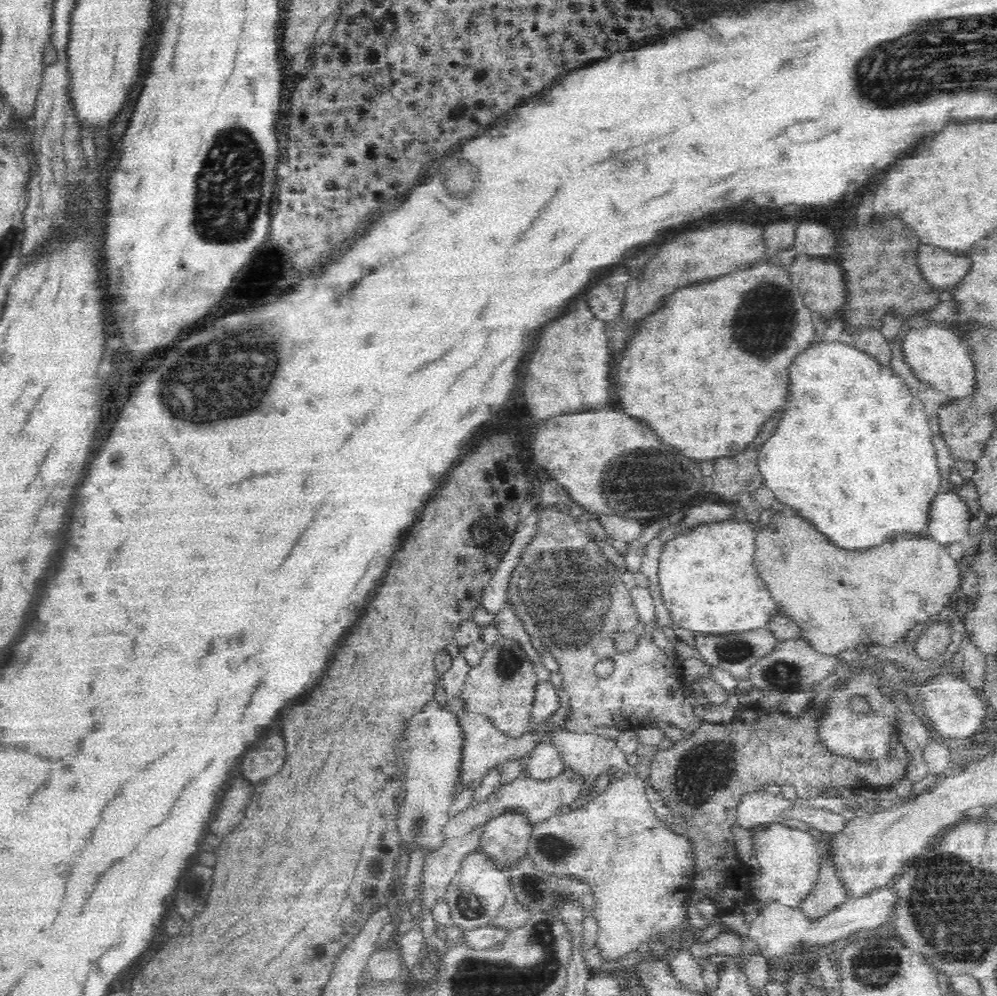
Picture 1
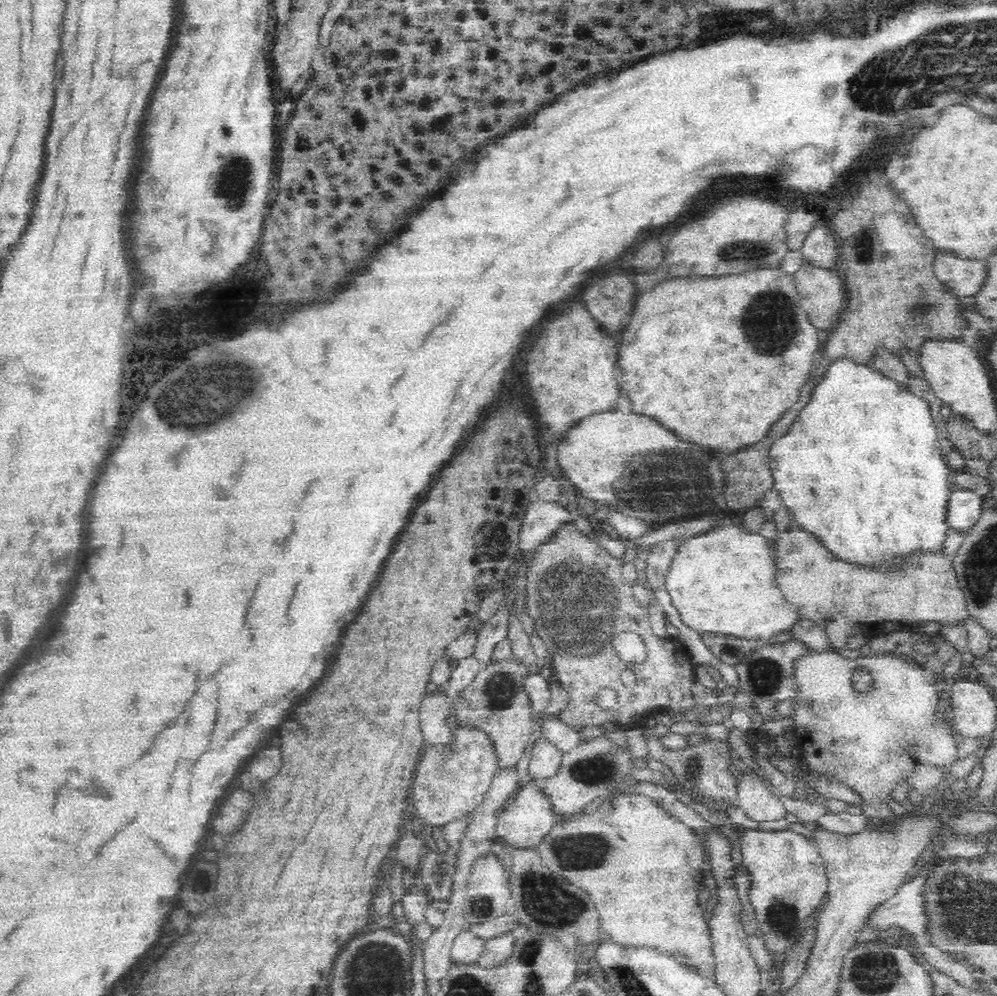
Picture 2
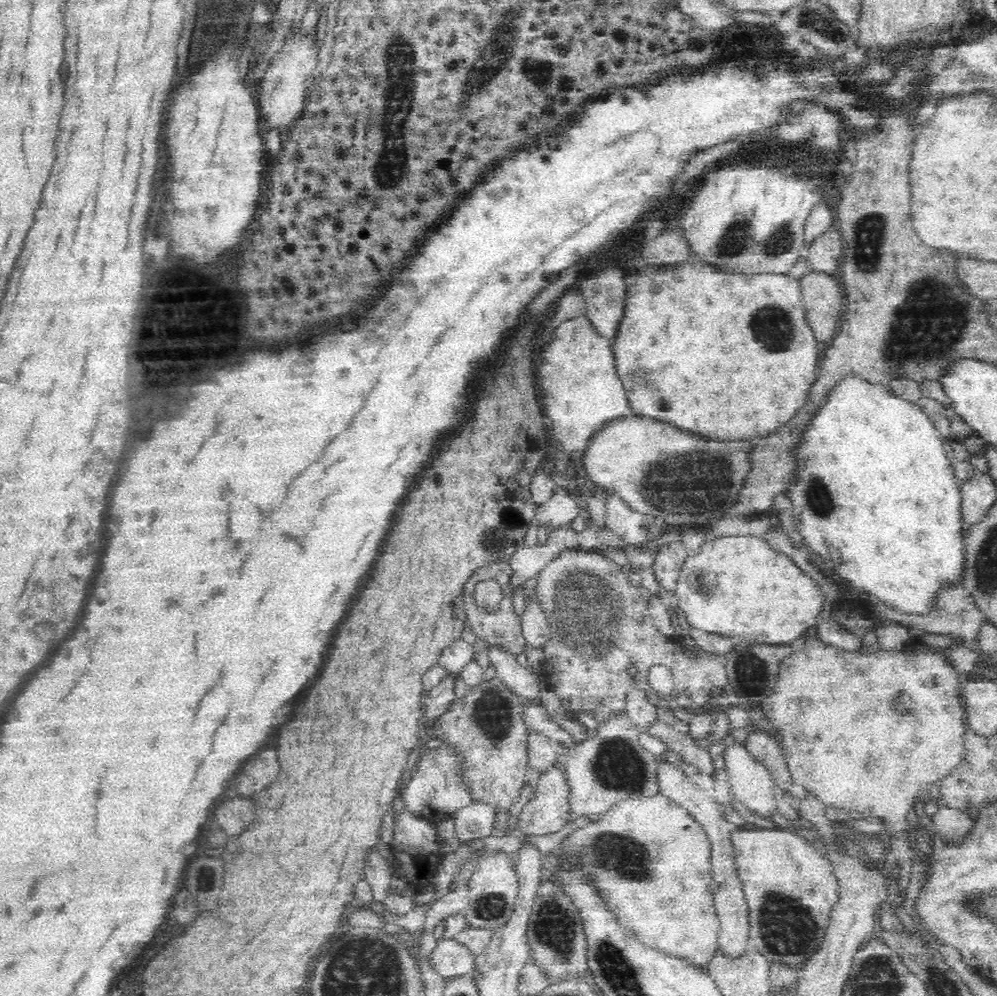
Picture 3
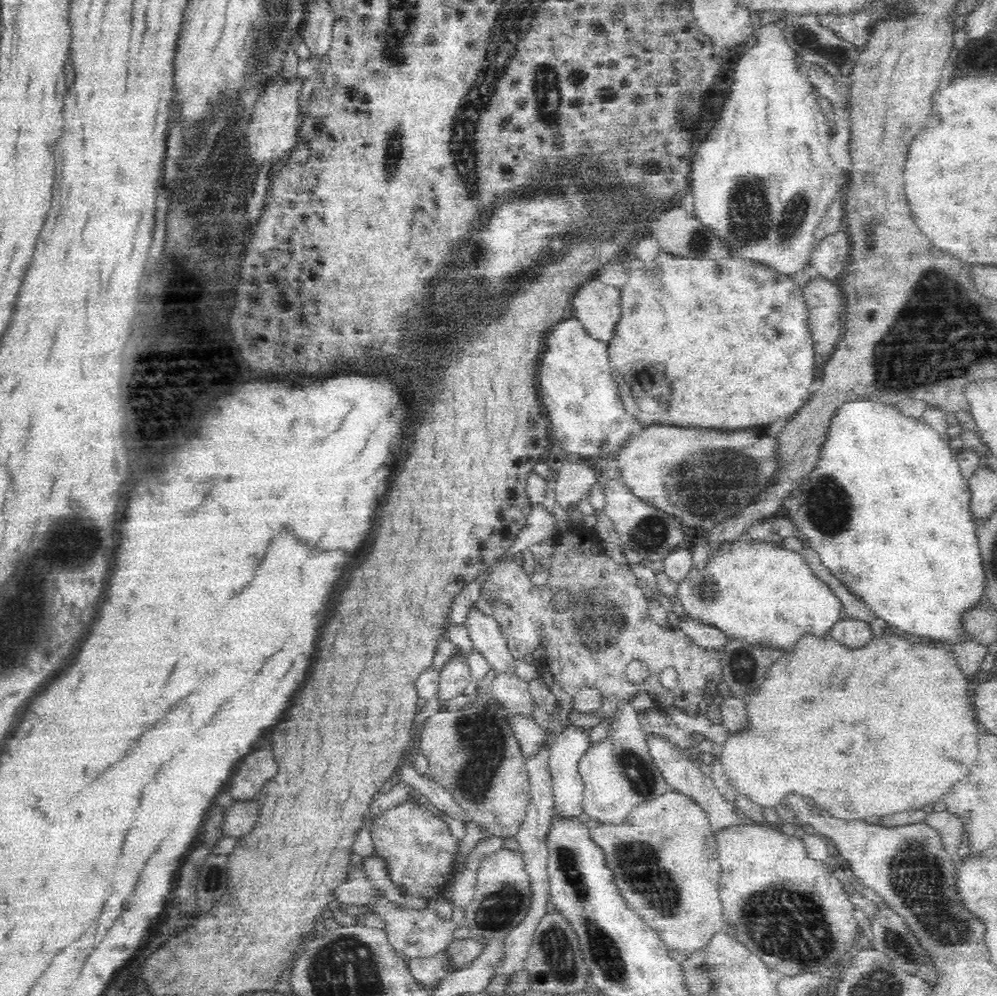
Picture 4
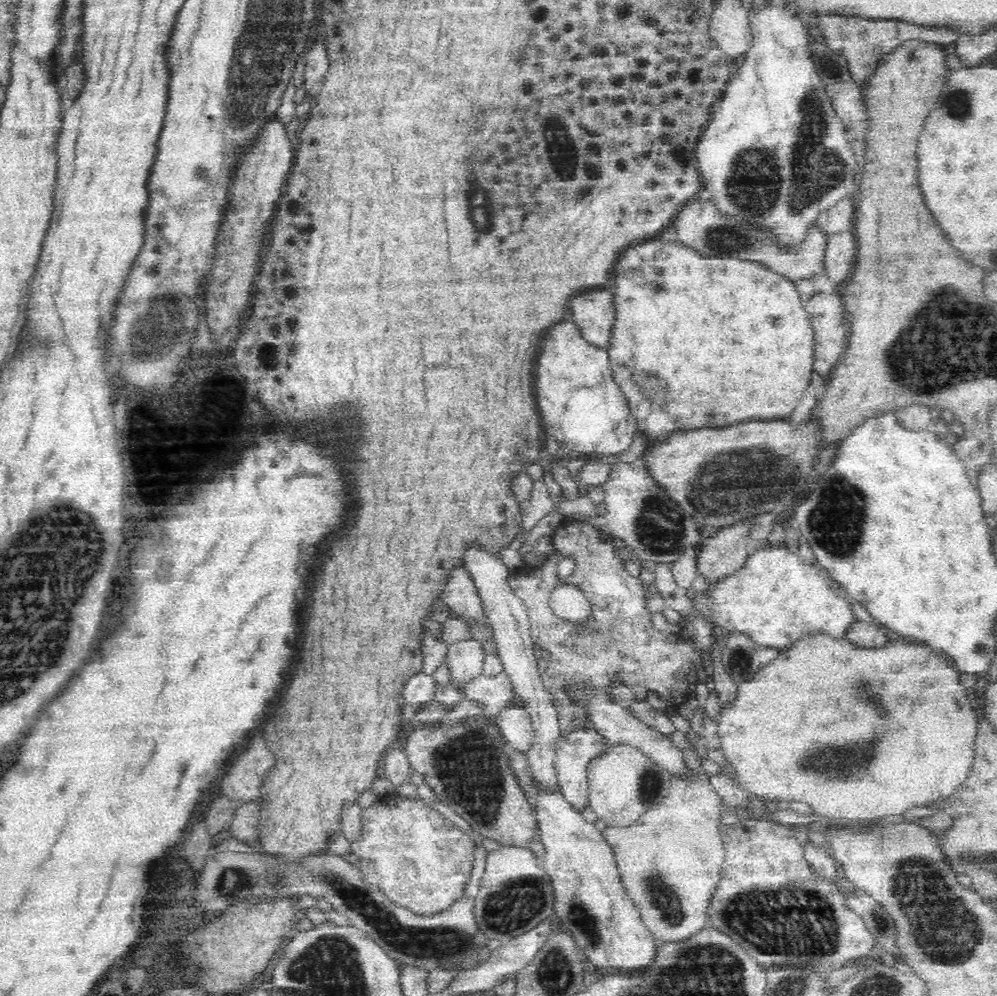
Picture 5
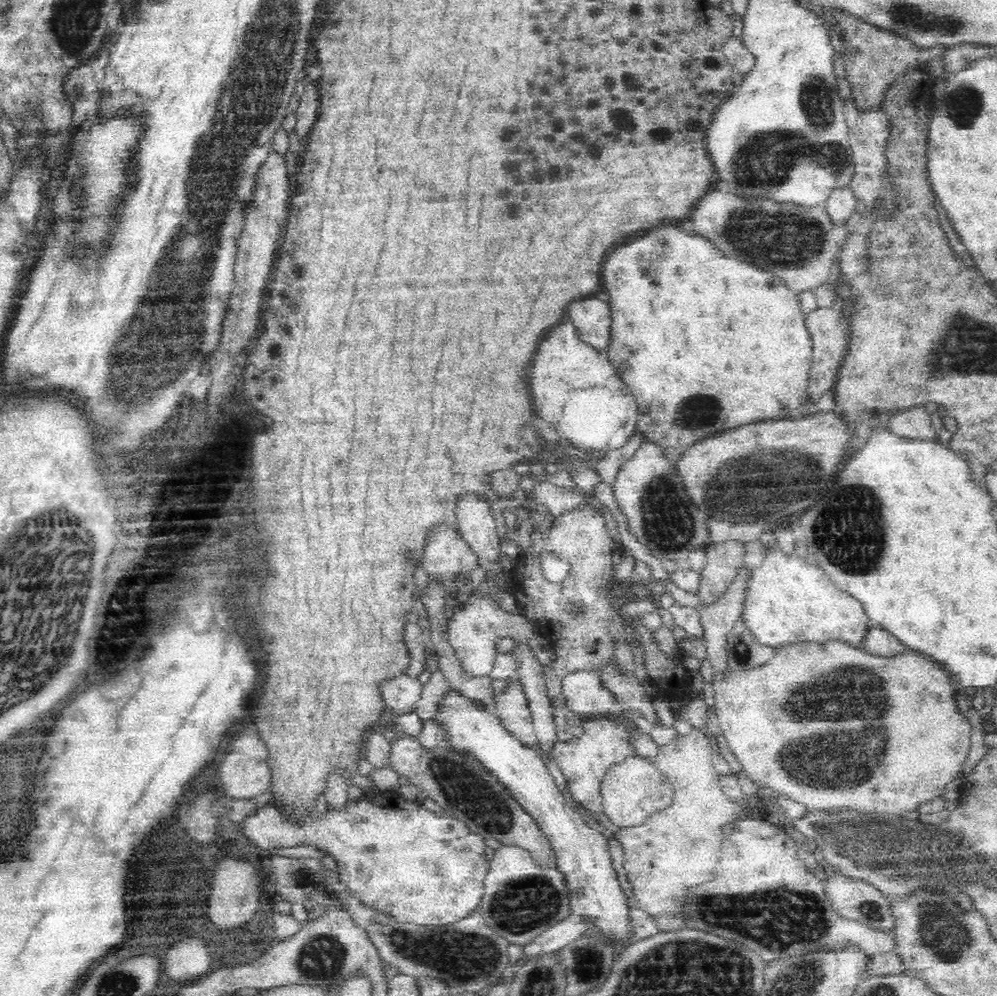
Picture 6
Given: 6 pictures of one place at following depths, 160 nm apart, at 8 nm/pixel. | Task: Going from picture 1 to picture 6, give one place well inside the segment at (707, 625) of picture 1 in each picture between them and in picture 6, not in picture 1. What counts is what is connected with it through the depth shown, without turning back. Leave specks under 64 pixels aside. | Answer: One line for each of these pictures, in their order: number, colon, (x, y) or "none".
2: (722, 582)
3: (736, 586)
4: (755, 591)
5: (775, 599)
6: (786, 600)

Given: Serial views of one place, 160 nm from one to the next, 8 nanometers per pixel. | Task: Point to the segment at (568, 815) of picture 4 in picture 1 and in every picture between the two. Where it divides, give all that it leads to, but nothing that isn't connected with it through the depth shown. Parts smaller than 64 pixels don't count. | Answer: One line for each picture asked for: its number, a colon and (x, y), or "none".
1: (505, 839)
2: (523, 823)
3: (546, 812)

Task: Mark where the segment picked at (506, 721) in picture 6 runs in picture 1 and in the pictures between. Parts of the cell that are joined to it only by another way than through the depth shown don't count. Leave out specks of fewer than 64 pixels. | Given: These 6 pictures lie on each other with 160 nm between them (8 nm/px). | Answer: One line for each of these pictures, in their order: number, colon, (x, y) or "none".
1: (543, 763)
2: (545, 760)
3: (542, 756)
4: (530, 735)
5: (515, 722)

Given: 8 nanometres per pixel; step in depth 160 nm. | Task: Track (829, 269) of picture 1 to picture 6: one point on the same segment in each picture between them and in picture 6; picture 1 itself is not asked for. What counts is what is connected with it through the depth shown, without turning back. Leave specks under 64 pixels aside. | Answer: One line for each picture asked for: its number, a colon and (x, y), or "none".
2: (821, 290)
3: (821, 295)
4: (825, 303)
5: (827, 314)
6: (830, 333)

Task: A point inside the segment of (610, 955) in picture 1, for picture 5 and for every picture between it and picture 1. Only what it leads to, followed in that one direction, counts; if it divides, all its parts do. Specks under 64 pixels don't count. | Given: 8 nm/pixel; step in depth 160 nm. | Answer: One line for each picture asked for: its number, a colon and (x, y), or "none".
2: (643, 868)
3: (656, 881)
4: (663, 857)
5: (671, 879)

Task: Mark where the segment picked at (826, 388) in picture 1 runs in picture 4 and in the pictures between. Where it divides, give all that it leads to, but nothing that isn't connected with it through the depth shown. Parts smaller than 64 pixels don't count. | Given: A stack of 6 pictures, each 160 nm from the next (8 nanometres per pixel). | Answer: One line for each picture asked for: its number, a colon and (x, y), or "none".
2: (861, 467)
3: (876, 496)
4: (886, 508)

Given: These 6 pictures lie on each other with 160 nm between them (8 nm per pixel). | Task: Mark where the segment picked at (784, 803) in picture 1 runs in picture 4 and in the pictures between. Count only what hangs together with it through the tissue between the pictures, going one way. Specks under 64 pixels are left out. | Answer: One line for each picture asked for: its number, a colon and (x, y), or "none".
2: (760, 804)
3: (751, 783)
4: (925, 732)

